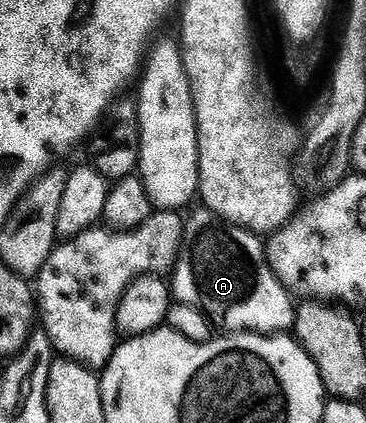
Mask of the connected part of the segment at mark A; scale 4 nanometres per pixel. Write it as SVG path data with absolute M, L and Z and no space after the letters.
M201 211L188 220L189 231L182 237L182 248L172 269L172 296L179 304L198 308L215 329L225 330L226 316L246 308L262 292L262 268L258 268L254 252L242 244L242 236L249 234L247 228Z

